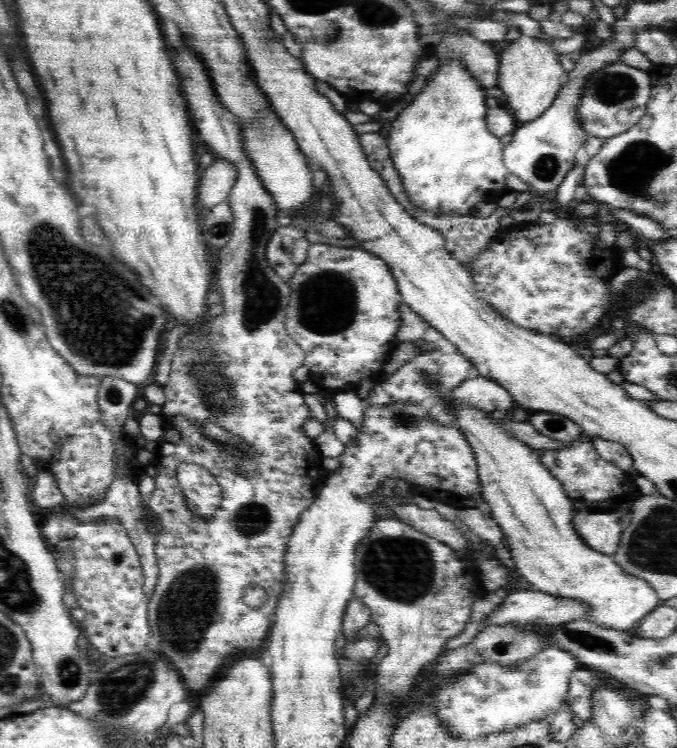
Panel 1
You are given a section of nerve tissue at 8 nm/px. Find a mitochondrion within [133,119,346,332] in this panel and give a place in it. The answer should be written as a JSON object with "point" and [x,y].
{"point":[222,228]}

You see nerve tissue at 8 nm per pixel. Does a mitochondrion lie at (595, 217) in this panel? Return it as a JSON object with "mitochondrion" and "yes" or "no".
{"mitochondrion":"no"}

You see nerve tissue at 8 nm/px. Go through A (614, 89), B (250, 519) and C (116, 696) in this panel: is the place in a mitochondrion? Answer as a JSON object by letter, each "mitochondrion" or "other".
{"A":"mitochondrion","B":"mitochondrion","C":"mitochondrion"}

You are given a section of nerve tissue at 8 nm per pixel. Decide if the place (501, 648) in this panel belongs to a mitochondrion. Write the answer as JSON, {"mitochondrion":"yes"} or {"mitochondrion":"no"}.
{"mitochondrion":"no"}

